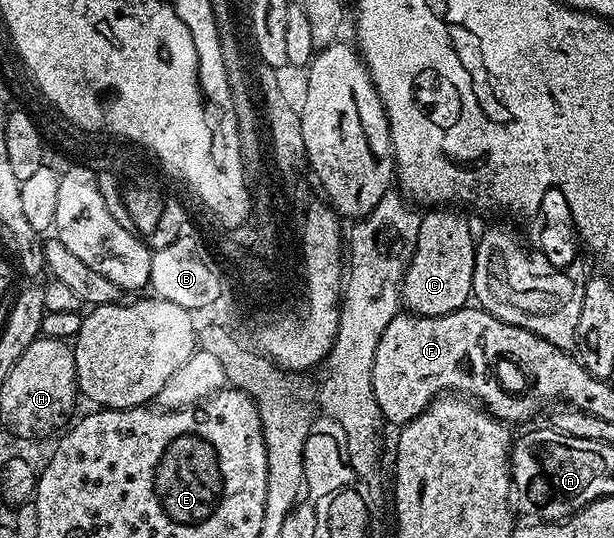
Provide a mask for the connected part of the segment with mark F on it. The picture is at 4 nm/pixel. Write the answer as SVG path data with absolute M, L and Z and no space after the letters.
M478 305L462 307L448 315L429 317L428 315L413 315L398 313L385 325L385 333L381 333L381 341L377 341L377 353L373 357L371 376L373 377L373 393L379 406L379 411L388 424L402 425L417 417L436 397L444 393L458 393L478 401L495 419L501 419L508 425L523 423L541 411L541 405L530 393L510 395L499 384L495 376L496 364L486 360L482 352L482 344L487 342L494 333L501 330L499 320Z

